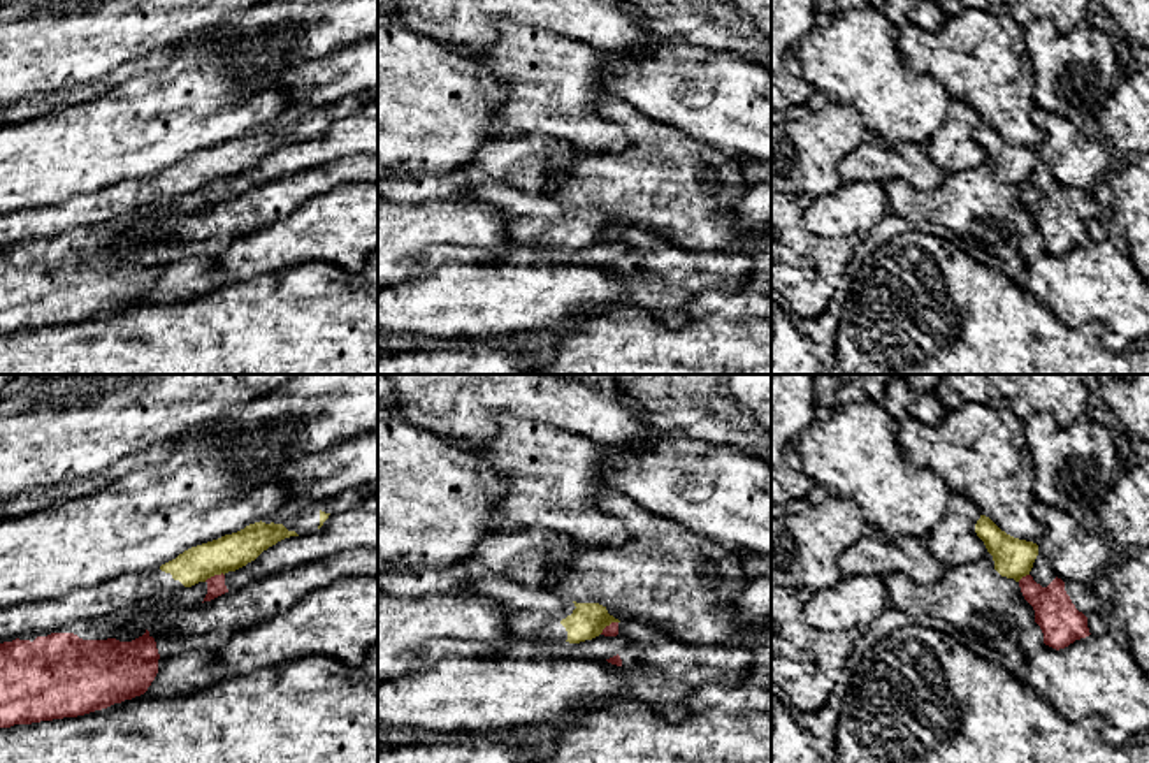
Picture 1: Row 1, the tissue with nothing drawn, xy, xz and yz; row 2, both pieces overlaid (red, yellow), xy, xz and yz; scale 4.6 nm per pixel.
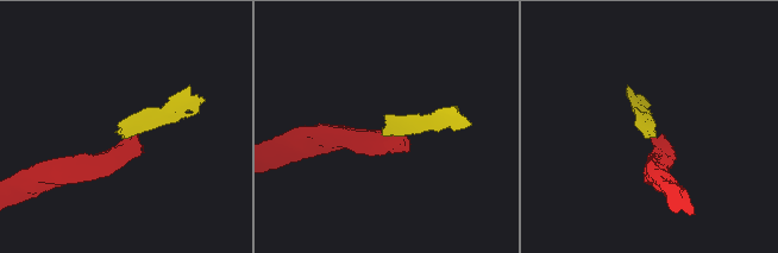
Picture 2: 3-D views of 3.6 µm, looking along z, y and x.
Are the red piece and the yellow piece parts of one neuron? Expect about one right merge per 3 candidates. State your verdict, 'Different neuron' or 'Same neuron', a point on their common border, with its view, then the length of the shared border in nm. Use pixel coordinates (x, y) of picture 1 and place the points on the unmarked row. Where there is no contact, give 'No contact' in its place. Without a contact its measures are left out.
Different neuron. Touches red at xy (215, 181). Shared border 100 nm

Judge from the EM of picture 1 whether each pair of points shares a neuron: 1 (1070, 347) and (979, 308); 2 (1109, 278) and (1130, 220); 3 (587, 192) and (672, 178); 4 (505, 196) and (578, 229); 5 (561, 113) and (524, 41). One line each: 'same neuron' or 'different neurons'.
1: same neuron
2: different neurons
3: same neuron
4: same neuron
5: same neuron

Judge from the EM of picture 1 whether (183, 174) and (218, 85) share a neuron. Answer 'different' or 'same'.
different

